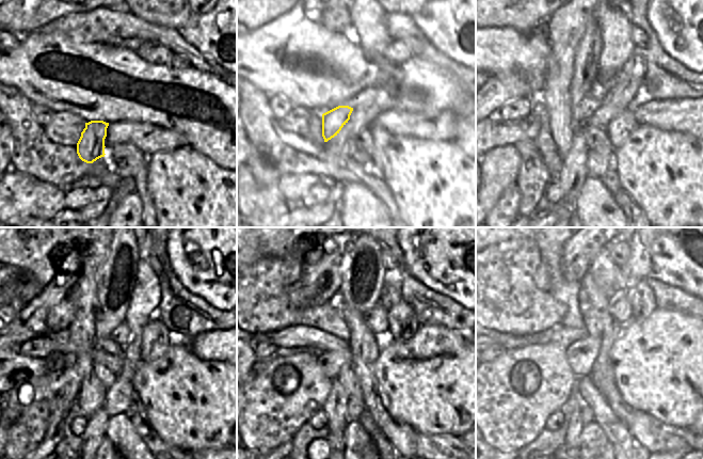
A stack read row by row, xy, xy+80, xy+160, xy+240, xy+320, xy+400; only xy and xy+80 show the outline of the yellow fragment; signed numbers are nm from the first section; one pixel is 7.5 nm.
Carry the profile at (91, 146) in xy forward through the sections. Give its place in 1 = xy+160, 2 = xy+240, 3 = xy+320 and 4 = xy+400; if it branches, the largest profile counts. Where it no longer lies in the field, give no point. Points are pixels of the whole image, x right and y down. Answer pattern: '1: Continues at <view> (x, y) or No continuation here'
1: Continues at xy+160 (589, 104)
2: Continues at xy+240 (120, 335)
3: Continues at xy+320 (377, 318)
4: Continues at xy+400 (619, 306).

